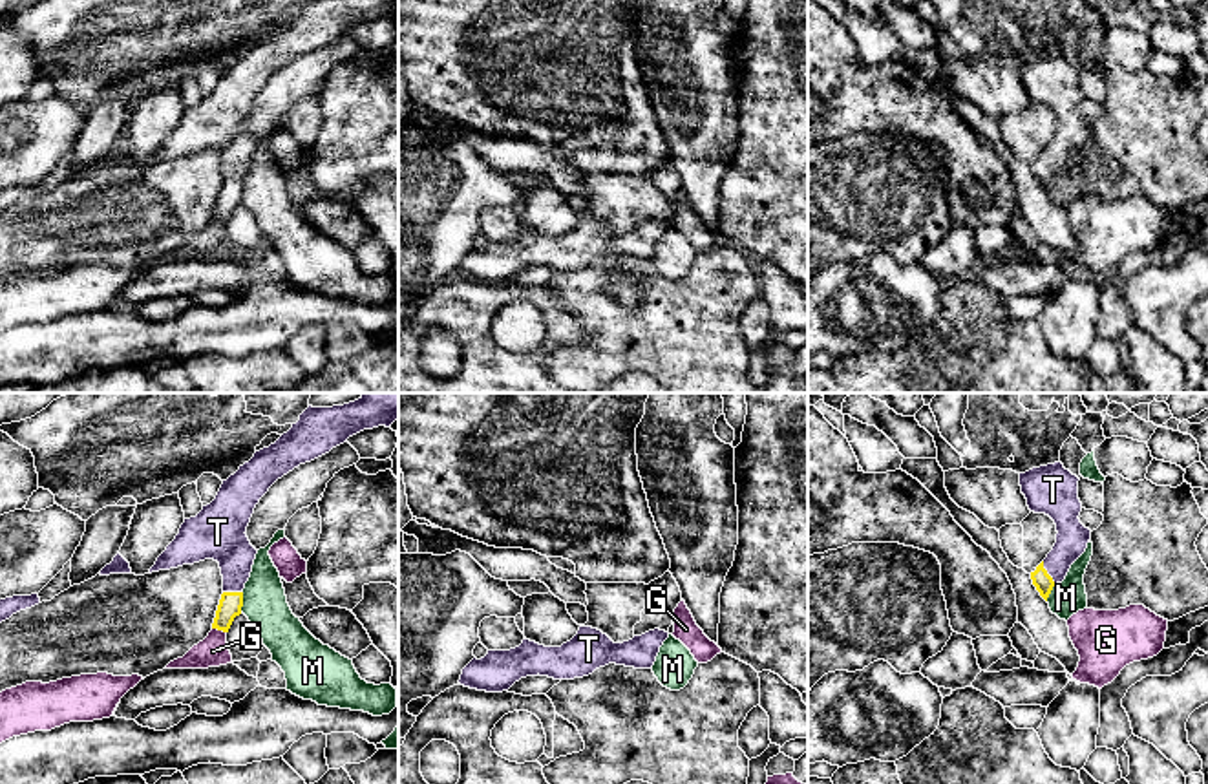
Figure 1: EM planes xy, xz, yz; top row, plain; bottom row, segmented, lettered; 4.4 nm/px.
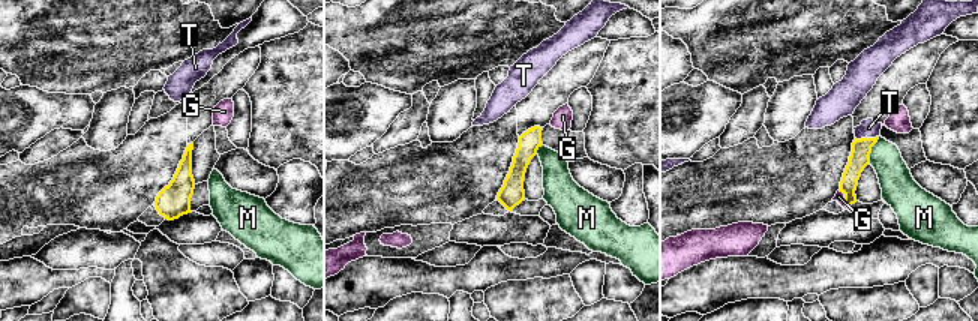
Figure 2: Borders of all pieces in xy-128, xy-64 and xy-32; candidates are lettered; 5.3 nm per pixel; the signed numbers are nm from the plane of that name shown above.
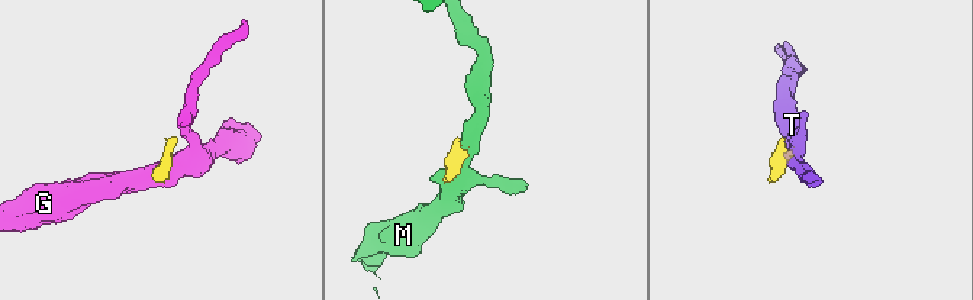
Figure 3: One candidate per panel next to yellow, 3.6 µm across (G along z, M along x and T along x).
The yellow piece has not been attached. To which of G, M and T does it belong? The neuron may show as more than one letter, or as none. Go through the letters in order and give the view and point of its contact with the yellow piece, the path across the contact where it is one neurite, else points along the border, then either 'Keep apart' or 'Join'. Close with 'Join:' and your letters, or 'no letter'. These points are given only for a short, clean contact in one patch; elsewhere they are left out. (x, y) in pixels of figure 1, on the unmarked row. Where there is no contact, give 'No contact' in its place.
G: Touches yellow at xy (220, 220). Boundary: xy (212, 218), (225, 223). Keep apart
M: Touches yellow at xy (242, 192). Boundary: xy (243, 183), (240, 201). Keep apart
T: Touches yellow at yz (1046, 163). Path across: yz (1044, 174), (1046, 163), (1064, 145), (1071, 130). Join
Join: T

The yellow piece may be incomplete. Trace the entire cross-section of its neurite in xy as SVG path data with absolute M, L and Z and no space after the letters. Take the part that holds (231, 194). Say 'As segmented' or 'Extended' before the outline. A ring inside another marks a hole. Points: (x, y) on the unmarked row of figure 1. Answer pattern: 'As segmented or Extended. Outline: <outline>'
Extended. Outline: M305 0L287 24L223 71L210 95L185 110L150 164L205 150L217 152L223 185L212 219L228 223L241 205L243 179L258 144L245 122L260 90L300 55L329 44L364 20L389 18L397 9L398 0Z

